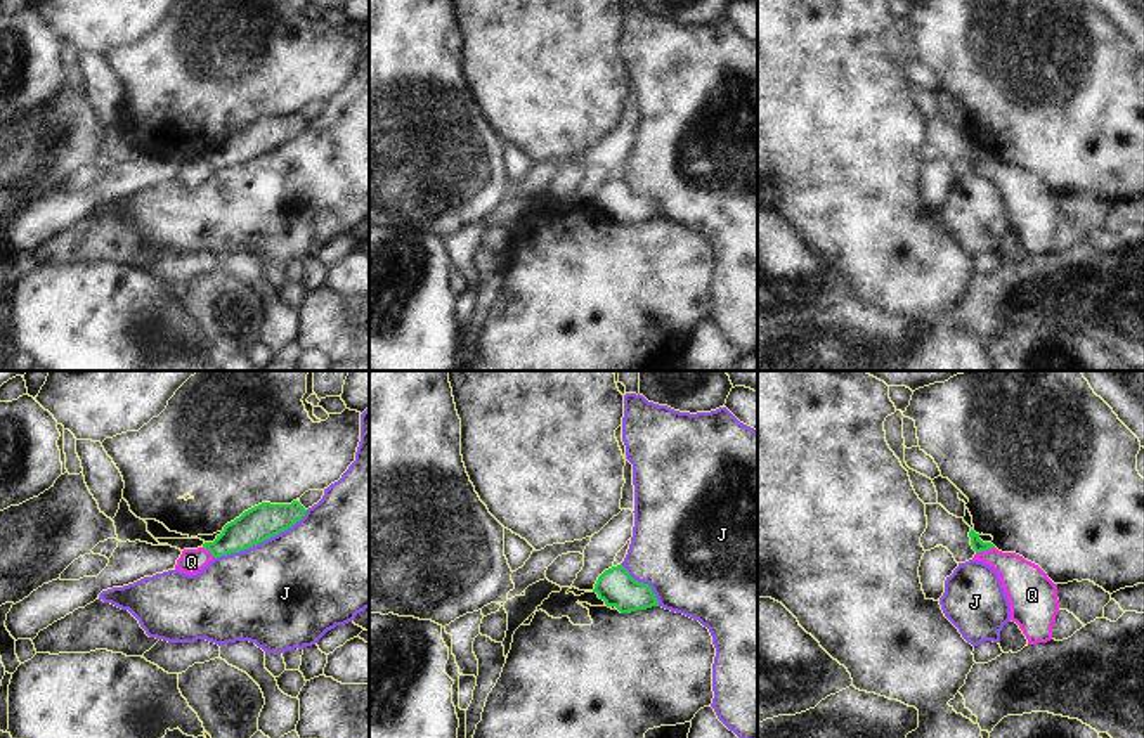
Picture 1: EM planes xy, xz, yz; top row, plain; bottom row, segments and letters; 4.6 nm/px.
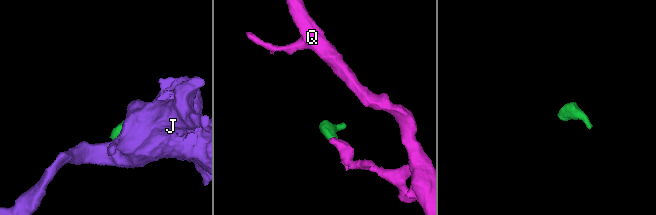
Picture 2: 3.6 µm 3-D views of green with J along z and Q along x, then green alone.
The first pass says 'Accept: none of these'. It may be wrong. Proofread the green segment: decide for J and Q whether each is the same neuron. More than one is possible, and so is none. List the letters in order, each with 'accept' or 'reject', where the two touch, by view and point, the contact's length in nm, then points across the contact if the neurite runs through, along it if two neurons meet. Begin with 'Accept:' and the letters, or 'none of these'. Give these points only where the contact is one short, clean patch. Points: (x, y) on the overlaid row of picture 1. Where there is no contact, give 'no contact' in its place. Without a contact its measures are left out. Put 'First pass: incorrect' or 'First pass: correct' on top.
First pass: correct
Accept: none of these
J: reject; contact xy (260, 541); length 500 nm
Q: reject; contact yz (985, 550); length 90 nm; border yz (994, 546), (976, 553)

